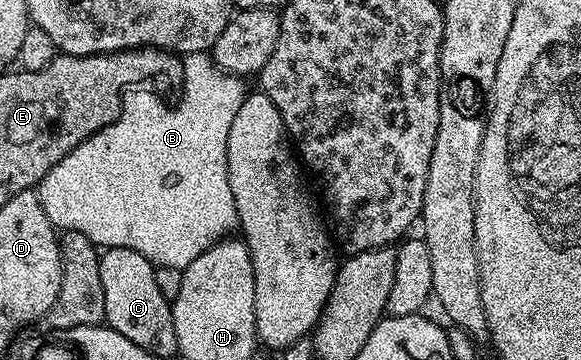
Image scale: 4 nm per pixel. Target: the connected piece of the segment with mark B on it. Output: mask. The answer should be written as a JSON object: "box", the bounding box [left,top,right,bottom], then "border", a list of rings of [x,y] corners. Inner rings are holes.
{"box":[51,52,247,270],"border":[[[205,52],[192,53],[191,60],[201,80],[186,82],[177,108],[168,108],[155,93],[144,92],[144,87],[130,87],[123,96],[120,118],[71,150],[51,173],[52,179],[77,184],[77,196],[66,202],[65,212],[77,216],[75,230],[79,234],[87,234],[102,249],[135,250],[158,268],[171,266],[183,270],[203,250],[238,227],[227,174],[227,134],[231,134],[231,121],[245,101],[247,88],[241,85],[242,77],[218,68]]]}

